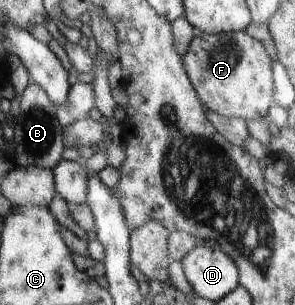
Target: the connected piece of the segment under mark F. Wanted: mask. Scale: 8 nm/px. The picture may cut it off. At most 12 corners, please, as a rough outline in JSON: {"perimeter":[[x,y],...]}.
{"perimeter":[[195,31],[183,57],[207,113],[264,118],[270,57],[239,33]]}

